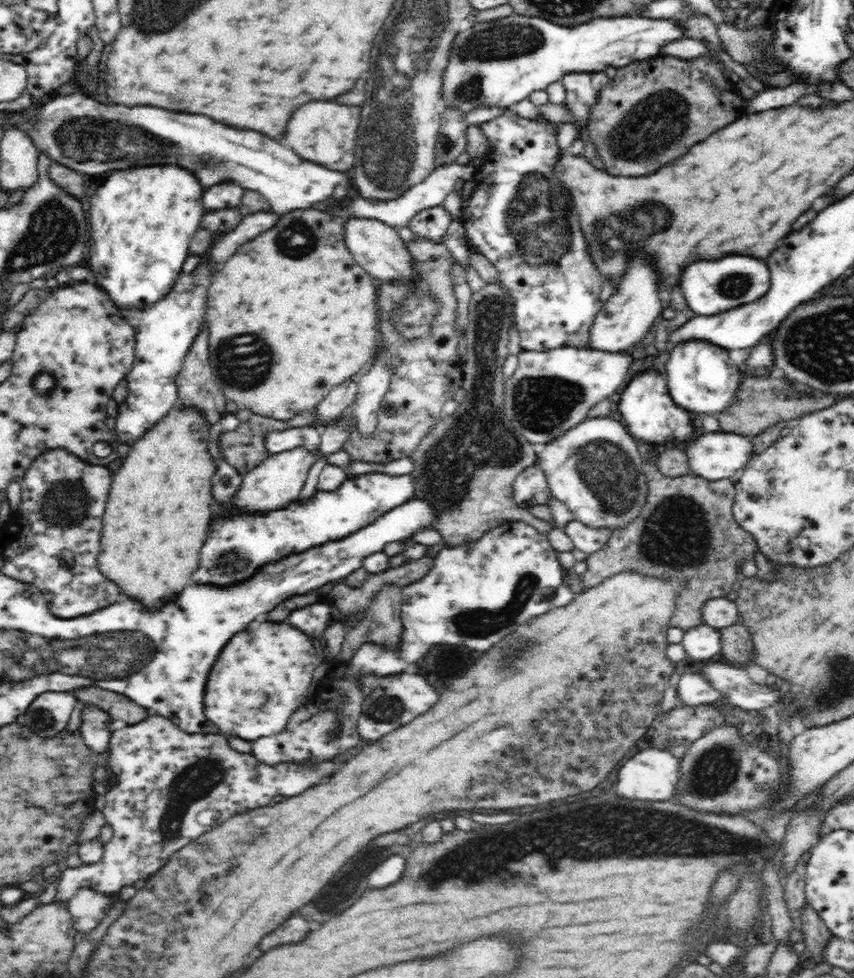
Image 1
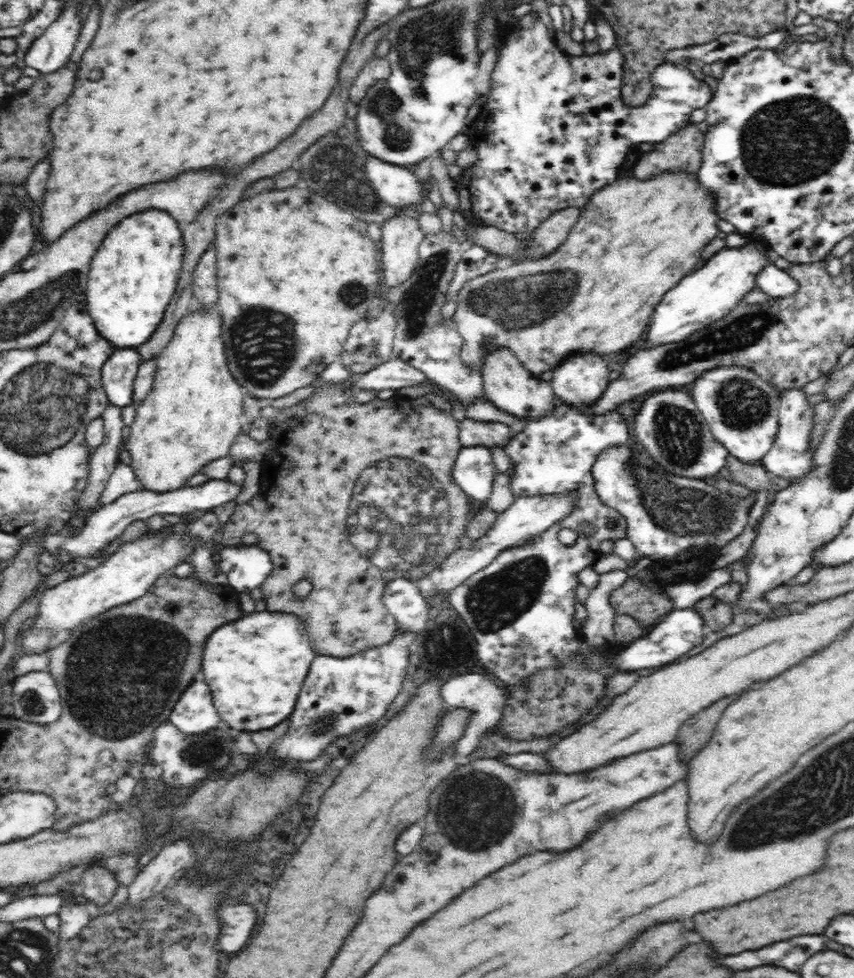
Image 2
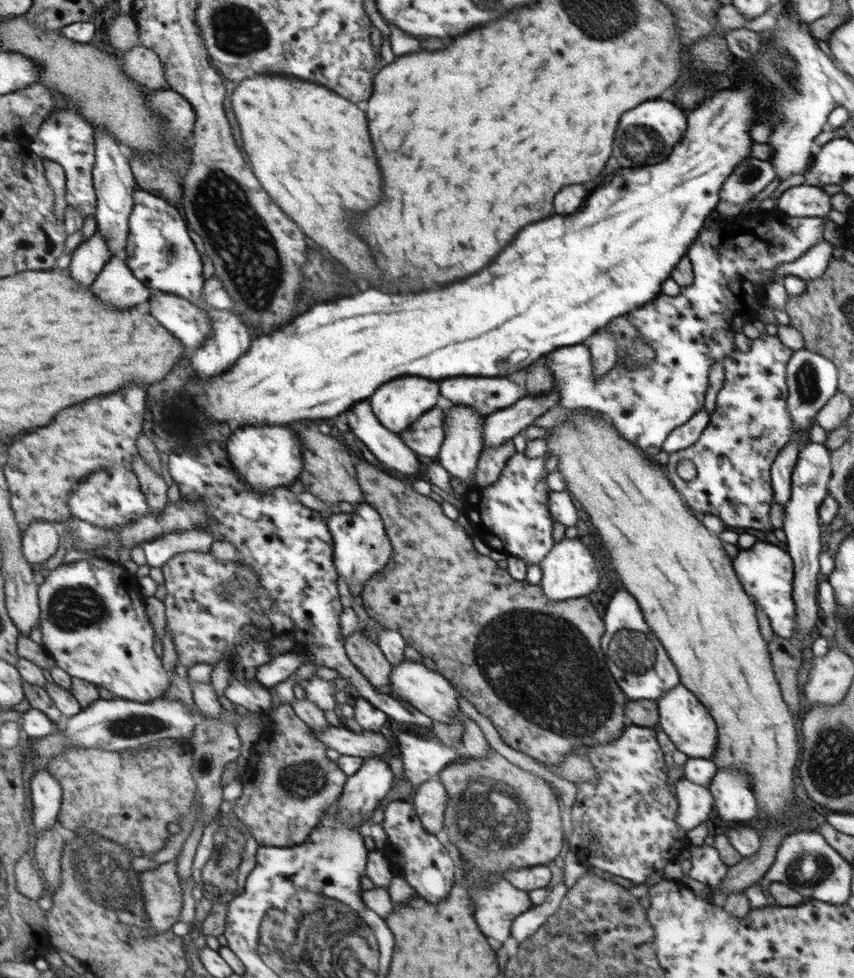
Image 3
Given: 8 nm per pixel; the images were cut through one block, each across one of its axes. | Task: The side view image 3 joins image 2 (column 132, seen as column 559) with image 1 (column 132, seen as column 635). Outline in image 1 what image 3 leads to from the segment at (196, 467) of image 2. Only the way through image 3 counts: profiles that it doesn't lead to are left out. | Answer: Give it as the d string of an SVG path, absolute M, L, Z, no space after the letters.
M171 408L140 440L130 448L128 458L112 478L110 496L102 519L102 552L98 556L98 568L112 580L118 580L120 588L126 588L123 596L142 601L147 608L162 608L158 596L166 592L178 592L190 582L194 568L198 568L200 550L210 531L210 506L214 503L212 478L217 464L208 451L208 430L211 424L197 408Z

